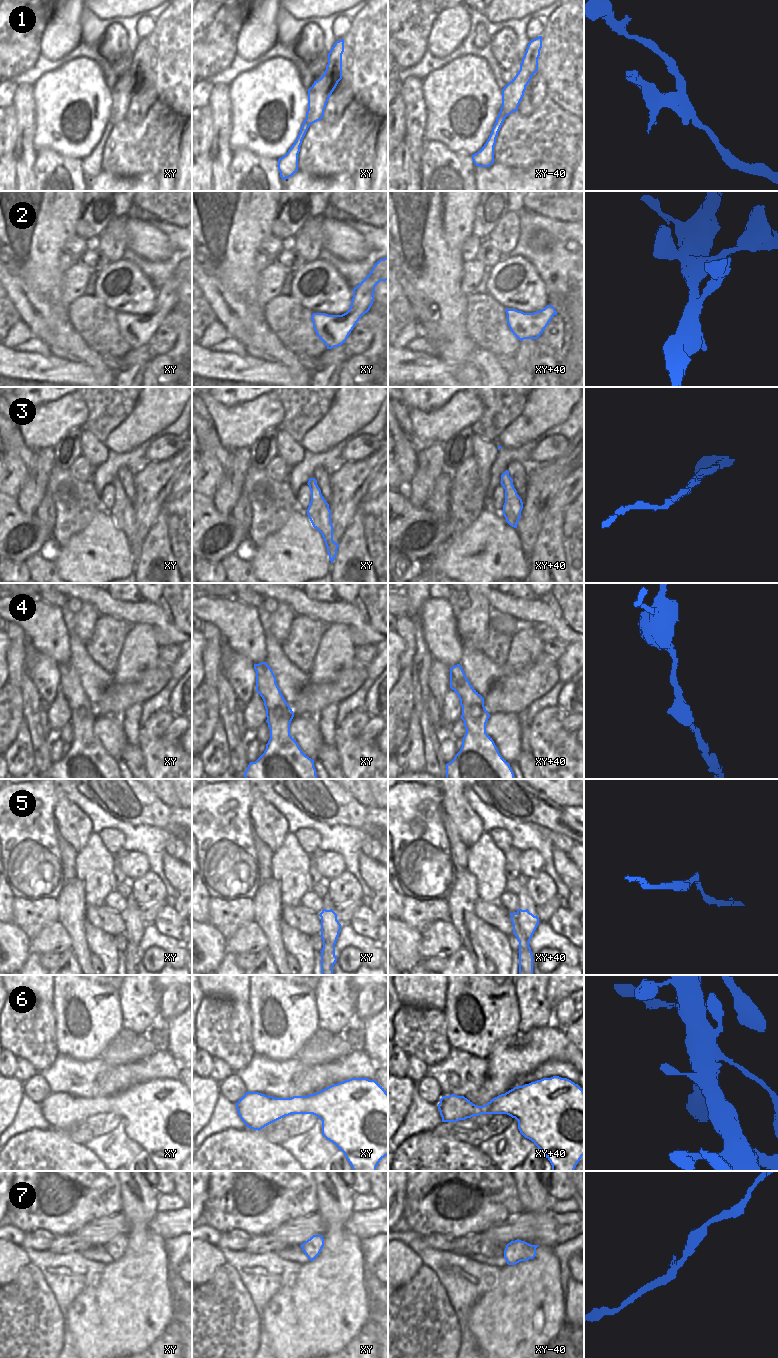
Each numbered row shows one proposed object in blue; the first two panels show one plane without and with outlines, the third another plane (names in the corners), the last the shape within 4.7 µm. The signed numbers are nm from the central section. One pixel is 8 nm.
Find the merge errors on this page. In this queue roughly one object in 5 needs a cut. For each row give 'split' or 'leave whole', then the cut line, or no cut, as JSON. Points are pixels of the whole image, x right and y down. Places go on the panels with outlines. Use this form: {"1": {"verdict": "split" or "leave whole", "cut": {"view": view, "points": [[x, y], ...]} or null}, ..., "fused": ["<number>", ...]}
{"1": {"verdict": "split", "cut": {"view": "xy", "points": [[306, 116], [310, 124]]}}, "2": {"verdict": "leave whole", "cut": null}, "3": {"verdict": "leave whole", "cut": null}, "4": {"verdict": "leave whole", "cut": null}, "5": {"verdict": "leave whole", "cut": null}, "6": {"verdict": "leave whole", "cut": null}, "7": {"verdict": "leave whole", "cut": null}, "fused": ["1"]}

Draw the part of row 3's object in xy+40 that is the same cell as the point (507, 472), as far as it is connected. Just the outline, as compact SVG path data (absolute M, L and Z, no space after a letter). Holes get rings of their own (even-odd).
M508 470L501 475L500 483L505 489L503 515L510 526L517 528L517 523L521 517L521 511L523 509L523 502L512 484L513 479L509 476Z

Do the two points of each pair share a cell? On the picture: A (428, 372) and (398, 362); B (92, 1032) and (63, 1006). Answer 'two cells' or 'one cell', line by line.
A: one cell
B: one cell

